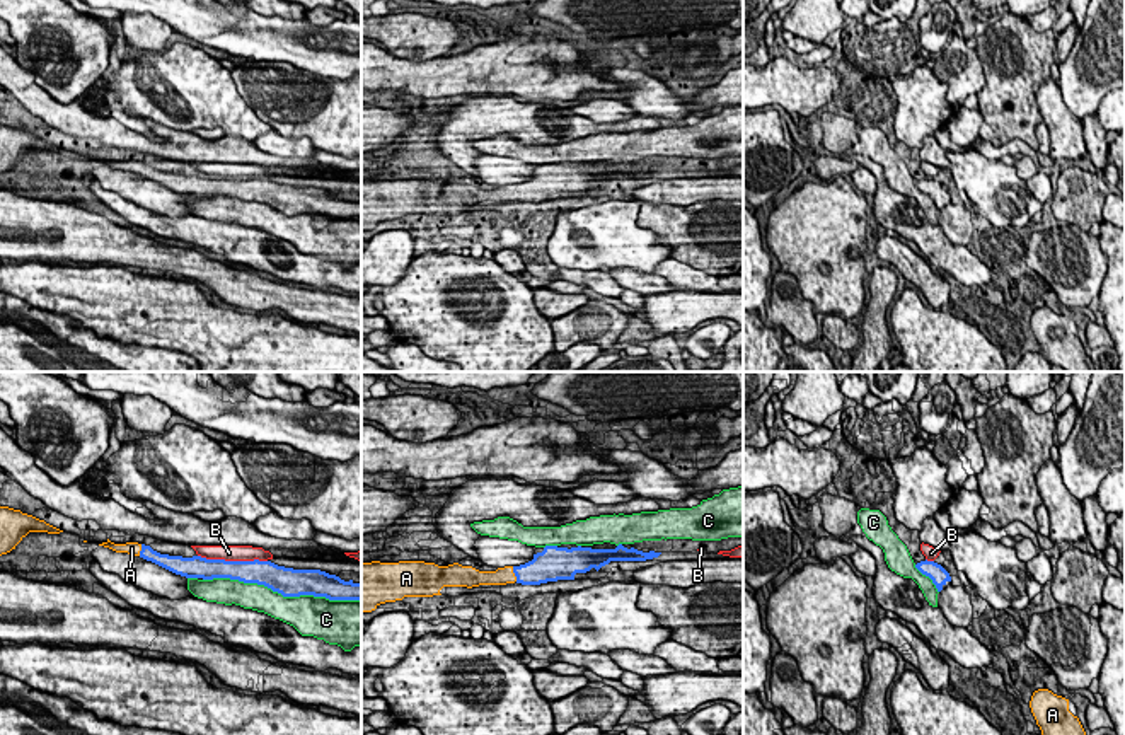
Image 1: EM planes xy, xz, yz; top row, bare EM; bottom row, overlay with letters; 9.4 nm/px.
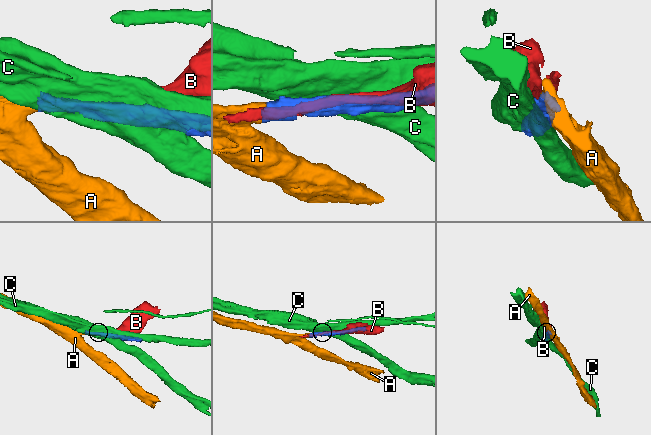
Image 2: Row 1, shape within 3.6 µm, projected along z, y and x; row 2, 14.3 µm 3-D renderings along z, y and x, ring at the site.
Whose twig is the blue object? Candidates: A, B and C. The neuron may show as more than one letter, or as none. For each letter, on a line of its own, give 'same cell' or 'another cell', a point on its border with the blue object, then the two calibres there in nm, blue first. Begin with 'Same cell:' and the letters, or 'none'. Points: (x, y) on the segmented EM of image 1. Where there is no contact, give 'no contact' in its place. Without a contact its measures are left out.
Same cell: A
A: same cell; meets blue in xz at (513, 572); 240 nm thick on the blue side, 160 nm on the other
B: another cell; meets blue in xy at (232, 561); 220 nm thick on the blue side, 160 nm on the other
C: another cell; meets blue in xy at (282, 594); 280 nm thick on the blue side, 300 nm on the other

